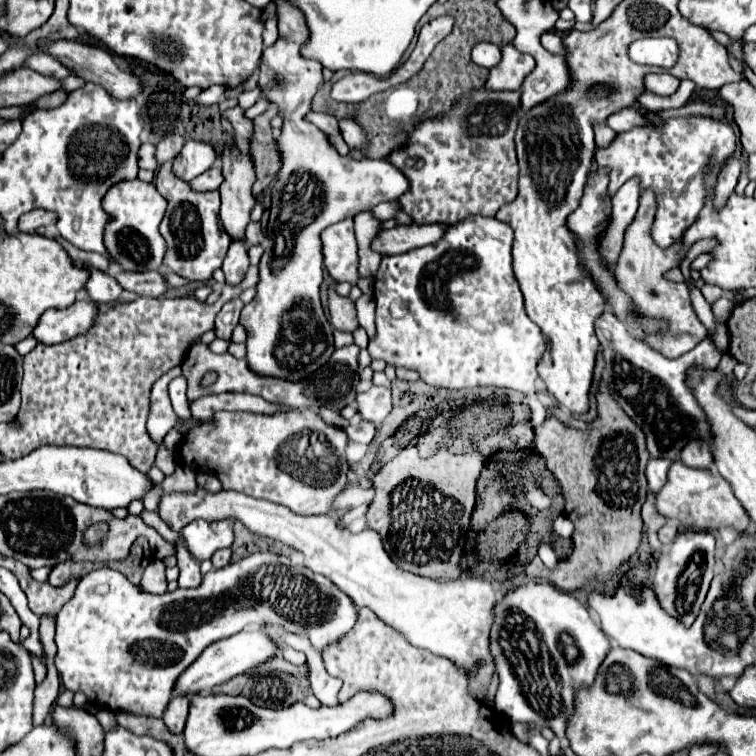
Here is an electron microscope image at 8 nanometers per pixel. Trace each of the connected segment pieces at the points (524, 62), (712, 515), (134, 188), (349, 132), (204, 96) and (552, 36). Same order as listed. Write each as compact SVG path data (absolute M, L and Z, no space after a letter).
M512 42L502 46L502 60L490 70L486 88L490 90L520 90L524 78L534 68L534 58L530 54L518 52Z
M674 462L670 466L668 482L656 494L656 510L664 518L674 518L688 528L704 532L718 530L720 526L730 526L738 534L746 534L750 526L746 510L740 506L738 498L732 494L732 488L728 486L728 482L724 482L724 478L720 478L720 474L710 470L688 468L682 462Z
M138 178L128 182L118 182L102 198L102 208L112 216L112 222L108 222L104 234L104 244L112 260L122 270L138 270L138 272L158 270L166 252L164 238L158 232L158 226L166 210L166 200L160 196L154 184L142 182Z
M344 116L338 120L340 122L340 132L342 132L342 138L344 142L350 146L350 148L364 148L366 146L366 132L364 128L350 116Z
M212 86L212 88L206 88L202 90L198 96L196 96L196 104L200 106L212 106L212 104L218 104L220 96L222 96L222 86Z
M544 32L542 34L542 46L552 54L566 54L566 48L562 44L562 36L556 32Z

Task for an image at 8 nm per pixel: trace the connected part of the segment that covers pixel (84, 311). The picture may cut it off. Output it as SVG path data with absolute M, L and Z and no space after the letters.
M92 300L74 302L64 310L48 310L44 316L40 316L32 334L42 344L60 344L90 330L96 312L98 306Z

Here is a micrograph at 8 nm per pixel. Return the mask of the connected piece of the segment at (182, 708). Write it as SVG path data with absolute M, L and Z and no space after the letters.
M176 694L176 696L172 698L172 702L168 704L162 720L164 720L164 724L168 726L170 732L174 732L174 734L176 734L176 732L178 732L178 734L182 732L184 722L186 722L186 716L188 716L188 702L190 702L188 696Z

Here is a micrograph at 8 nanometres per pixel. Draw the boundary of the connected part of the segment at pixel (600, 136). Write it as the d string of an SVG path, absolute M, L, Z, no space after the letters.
M596 124L594 126L594 132L596 132L596 146L598 148L604 148L604 146L608 146L608 142L612 142L612 136L616 134L610 126L606 126L606 124Z

